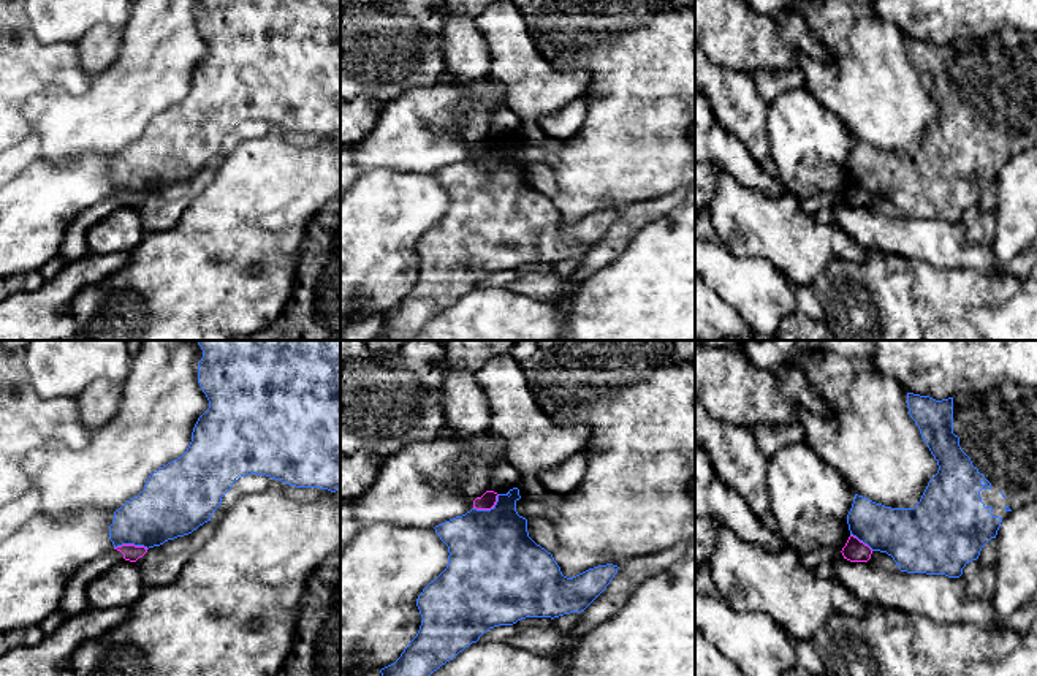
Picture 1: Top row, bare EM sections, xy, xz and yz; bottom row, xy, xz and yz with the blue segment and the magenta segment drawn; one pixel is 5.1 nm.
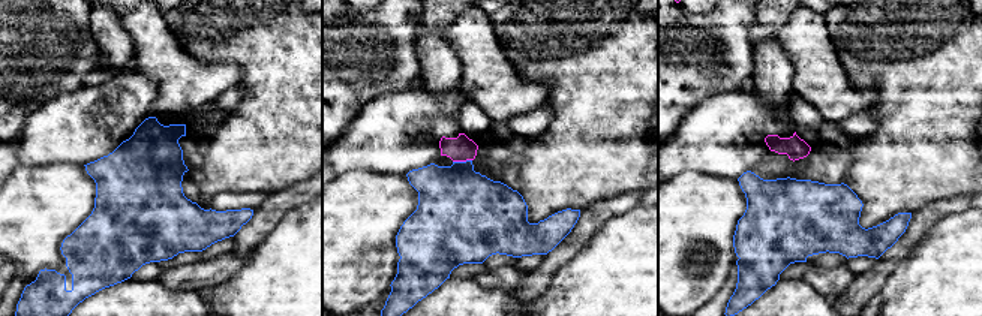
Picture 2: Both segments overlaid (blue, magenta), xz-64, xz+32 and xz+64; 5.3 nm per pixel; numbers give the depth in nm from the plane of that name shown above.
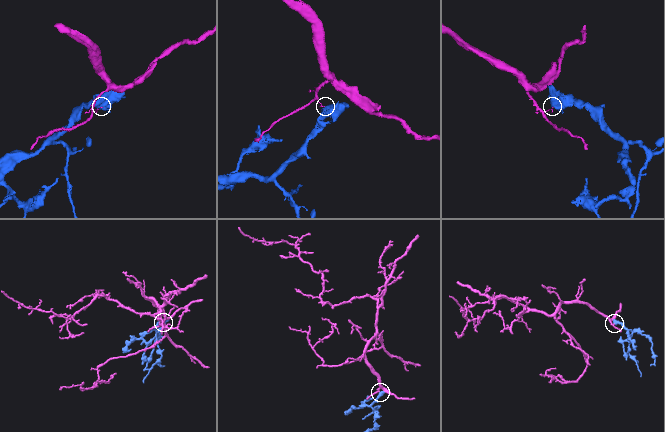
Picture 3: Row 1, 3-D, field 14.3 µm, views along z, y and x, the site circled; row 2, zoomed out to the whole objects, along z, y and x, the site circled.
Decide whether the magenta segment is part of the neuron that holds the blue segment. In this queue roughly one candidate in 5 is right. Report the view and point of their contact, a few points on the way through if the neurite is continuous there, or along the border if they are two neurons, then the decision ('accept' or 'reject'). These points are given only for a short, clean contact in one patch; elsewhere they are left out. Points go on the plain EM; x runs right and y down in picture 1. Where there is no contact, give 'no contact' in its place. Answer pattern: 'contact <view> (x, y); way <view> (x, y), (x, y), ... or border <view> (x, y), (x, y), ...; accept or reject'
contact xy (132, 189); border xy (114, 192), (143, 190), (148, 193); reject

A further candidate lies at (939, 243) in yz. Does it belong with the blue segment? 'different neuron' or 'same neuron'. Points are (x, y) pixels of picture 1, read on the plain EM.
different neuron

